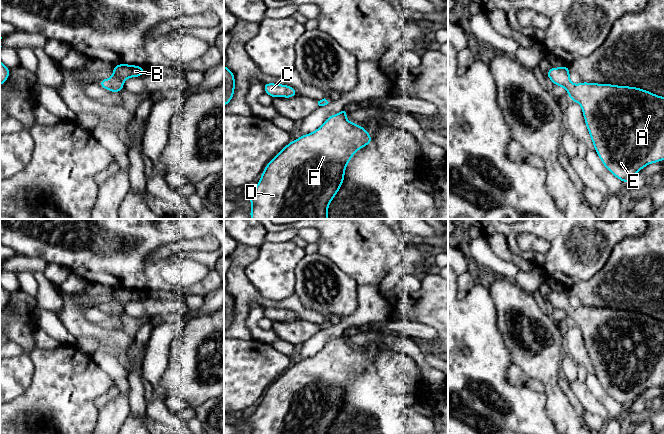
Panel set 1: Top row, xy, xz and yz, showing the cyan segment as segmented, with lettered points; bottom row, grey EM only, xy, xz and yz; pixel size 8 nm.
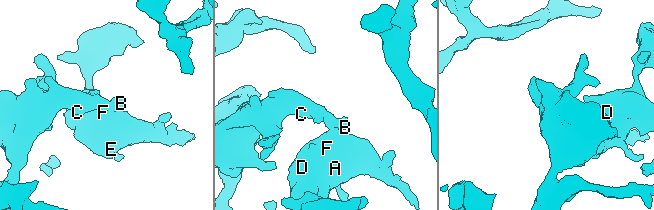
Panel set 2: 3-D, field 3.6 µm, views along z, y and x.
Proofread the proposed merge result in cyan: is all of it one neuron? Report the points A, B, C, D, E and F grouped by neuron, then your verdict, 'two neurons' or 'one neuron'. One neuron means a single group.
A B C D E F; one neuron

